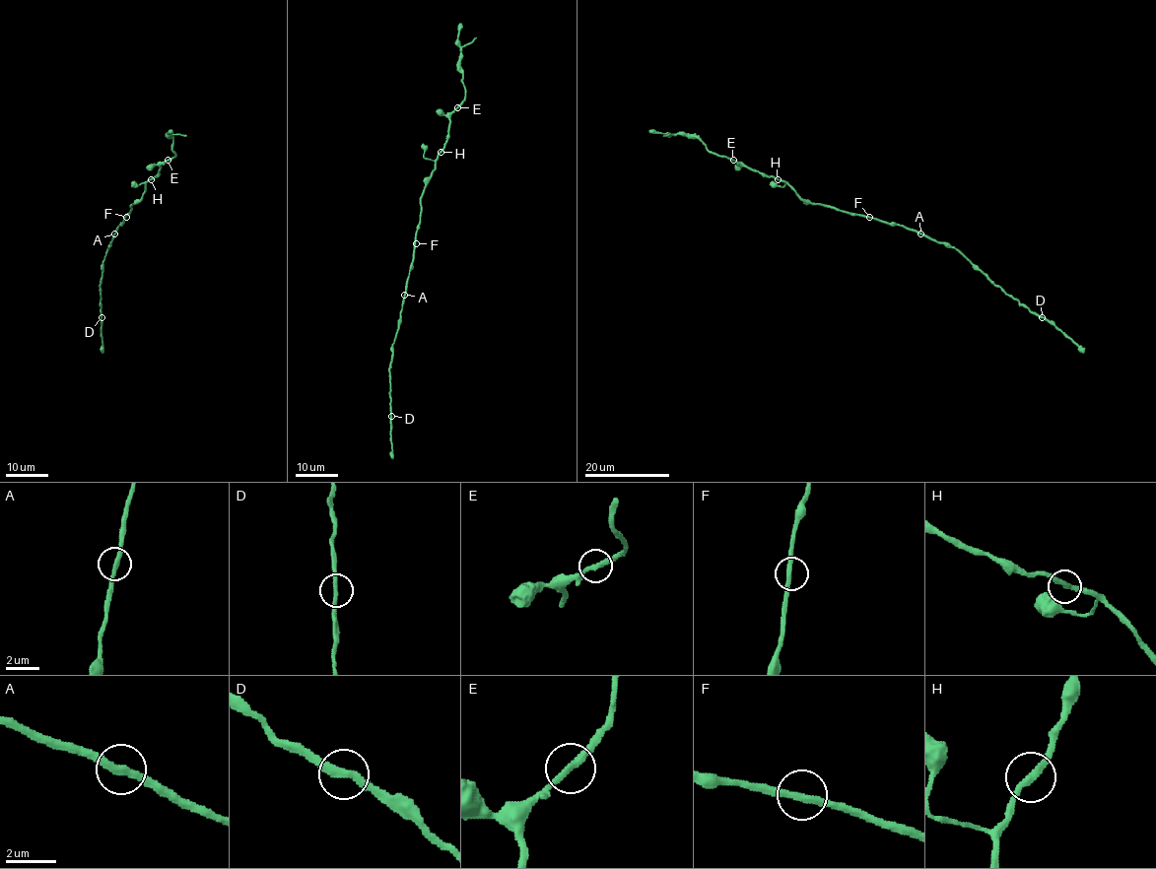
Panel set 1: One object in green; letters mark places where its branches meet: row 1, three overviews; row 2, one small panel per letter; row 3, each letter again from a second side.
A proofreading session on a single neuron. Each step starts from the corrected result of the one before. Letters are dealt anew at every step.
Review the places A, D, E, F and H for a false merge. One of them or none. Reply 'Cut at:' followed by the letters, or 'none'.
Cut at: none

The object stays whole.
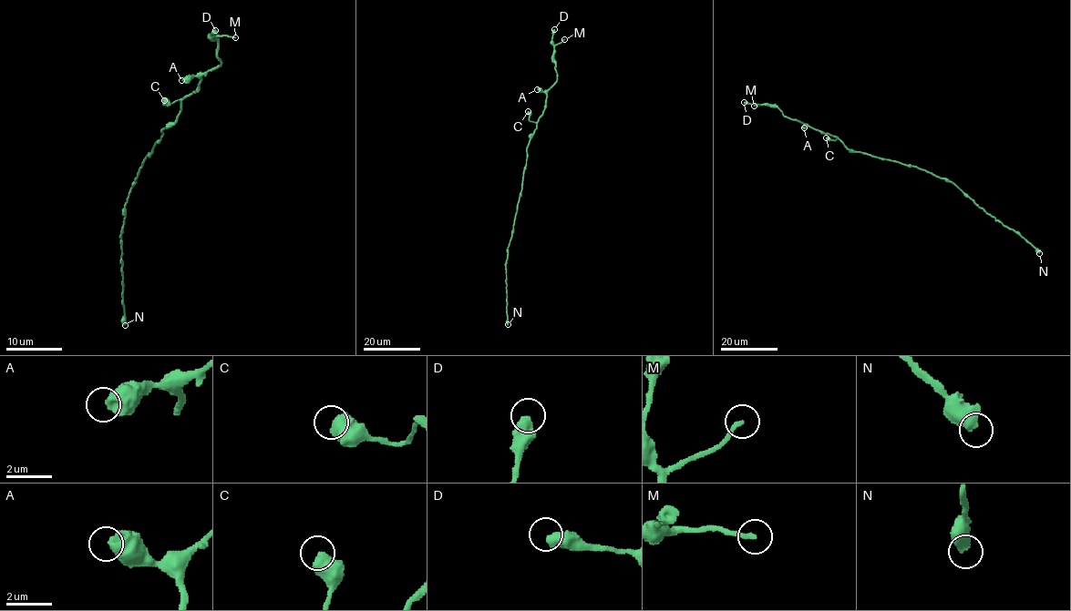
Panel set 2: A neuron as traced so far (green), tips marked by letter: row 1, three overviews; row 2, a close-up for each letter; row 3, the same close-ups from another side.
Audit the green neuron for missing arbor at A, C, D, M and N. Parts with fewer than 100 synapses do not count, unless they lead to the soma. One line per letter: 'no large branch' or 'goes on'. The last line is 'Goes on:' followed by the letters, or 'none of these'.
A: no large branch
C: no large branch
D: no large branch
M: no large branch
N: goes on
Goes on: N

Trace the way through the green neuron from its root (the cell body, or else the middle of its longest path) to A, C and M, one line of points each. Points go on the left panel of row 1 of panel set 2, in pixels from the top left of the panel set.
A: (154, 146), (162, 137), (162, 129), (175, 121), (180, 101), (199, 87), (200, 82), (197, 76), (181, 80)
C: (154, 146), (162, 137), (162, 129), (176, 119), (180, 110), (179, 100), (167, 106), (164, 100)
M: (154, 146), (162, 129), (175, 121), (180, 101), (199, 87), (202, 75), (221, 64), (215, 35), (235, 37)

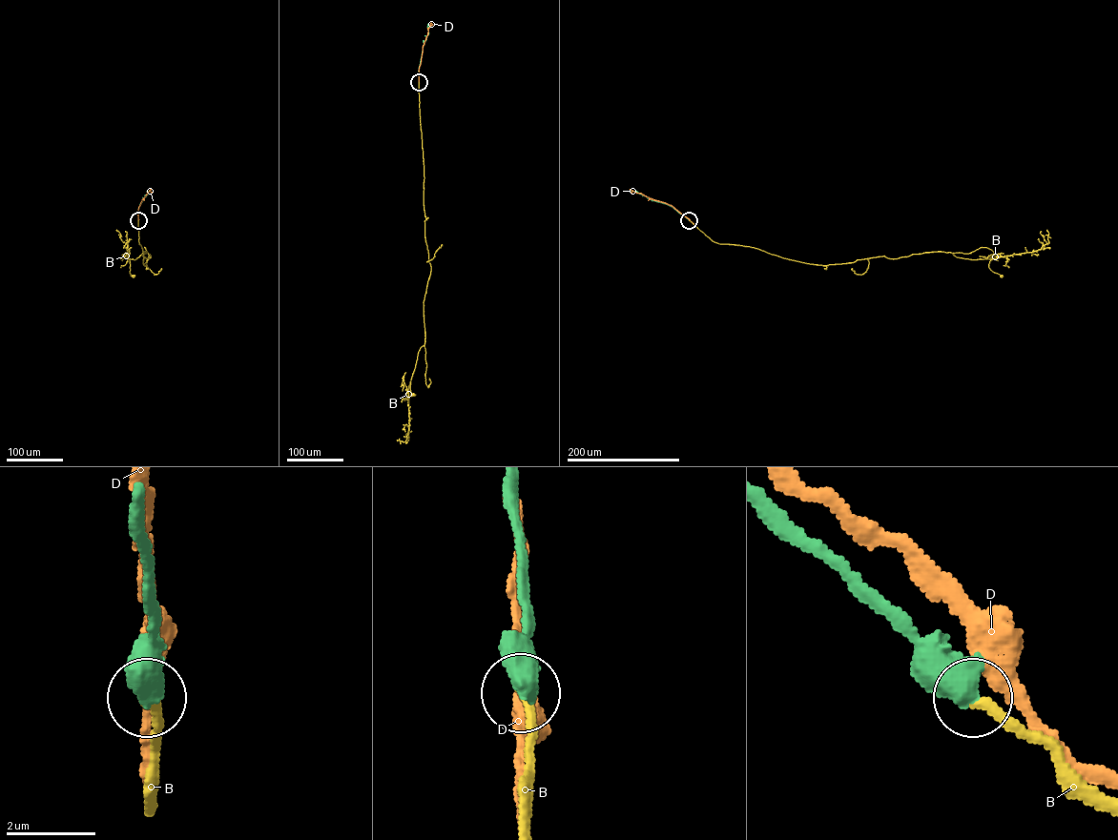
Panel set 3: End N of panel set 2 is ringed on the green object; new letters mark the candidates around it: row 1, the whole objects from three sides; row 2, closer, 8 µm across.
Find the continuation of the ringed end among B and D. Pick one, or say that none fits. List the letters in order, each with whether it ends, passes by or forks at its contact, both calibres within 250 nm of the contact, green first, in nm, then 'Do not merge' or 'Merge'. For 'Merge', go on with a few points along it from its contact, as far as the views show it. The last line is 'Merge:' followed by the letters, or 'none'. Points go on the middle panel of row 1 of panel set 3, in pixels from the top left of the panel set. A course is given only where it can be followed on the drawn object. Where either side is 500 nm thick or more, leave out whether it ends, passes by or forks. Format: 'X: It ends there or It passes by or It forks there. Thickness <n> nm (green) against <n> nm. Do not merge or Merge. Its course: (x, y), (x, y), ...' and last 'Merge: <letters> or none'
B: Thickness 600 nm (green) against 190 nm. Merge. Its course: (419, 82), (424, 238), (431, 270), (424, 301), (424, 343), (419, 350), (409, 385), (410, 381), (413, 394)
D: Thickness 650 nm (green) against 360 nm. Do not merge
Merge: B

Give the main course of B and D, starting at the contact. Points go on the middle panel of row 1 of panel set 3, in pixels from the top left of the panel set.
B: (419, 82), (424, 238), (431, 270), (424, 301), (424, 343), (419, 350), (409, 385), (410, 381), (413, 394)
D: (419, 82), (423, 46), (431, 23)

